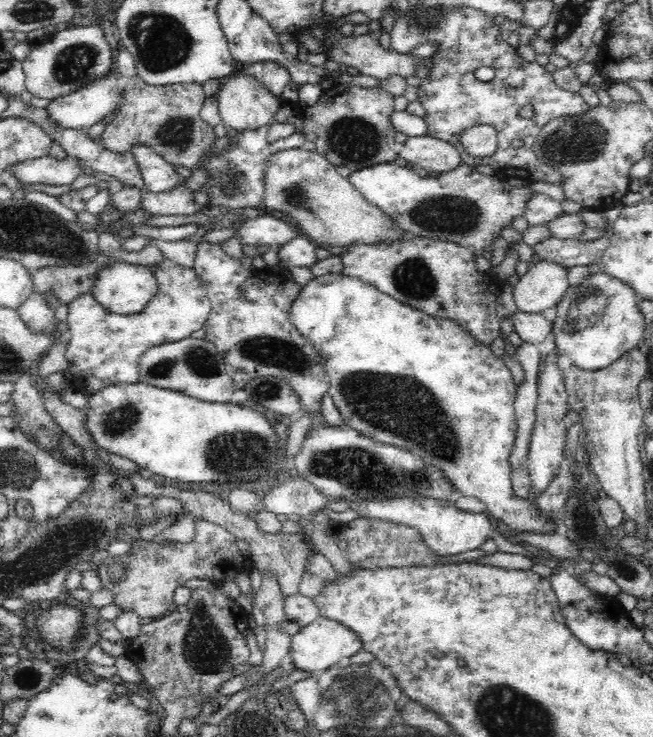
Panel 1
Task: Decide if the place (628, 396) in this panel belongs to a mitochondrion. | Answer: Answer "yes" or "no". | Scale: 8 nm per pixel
no

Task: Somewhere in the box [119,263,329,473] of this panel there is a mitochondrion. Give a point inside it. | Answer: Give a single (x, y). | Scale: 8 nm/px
(274, 353)

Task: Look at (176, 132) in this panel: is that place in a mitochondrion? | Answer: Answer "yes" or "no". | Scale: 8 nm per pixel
yes

